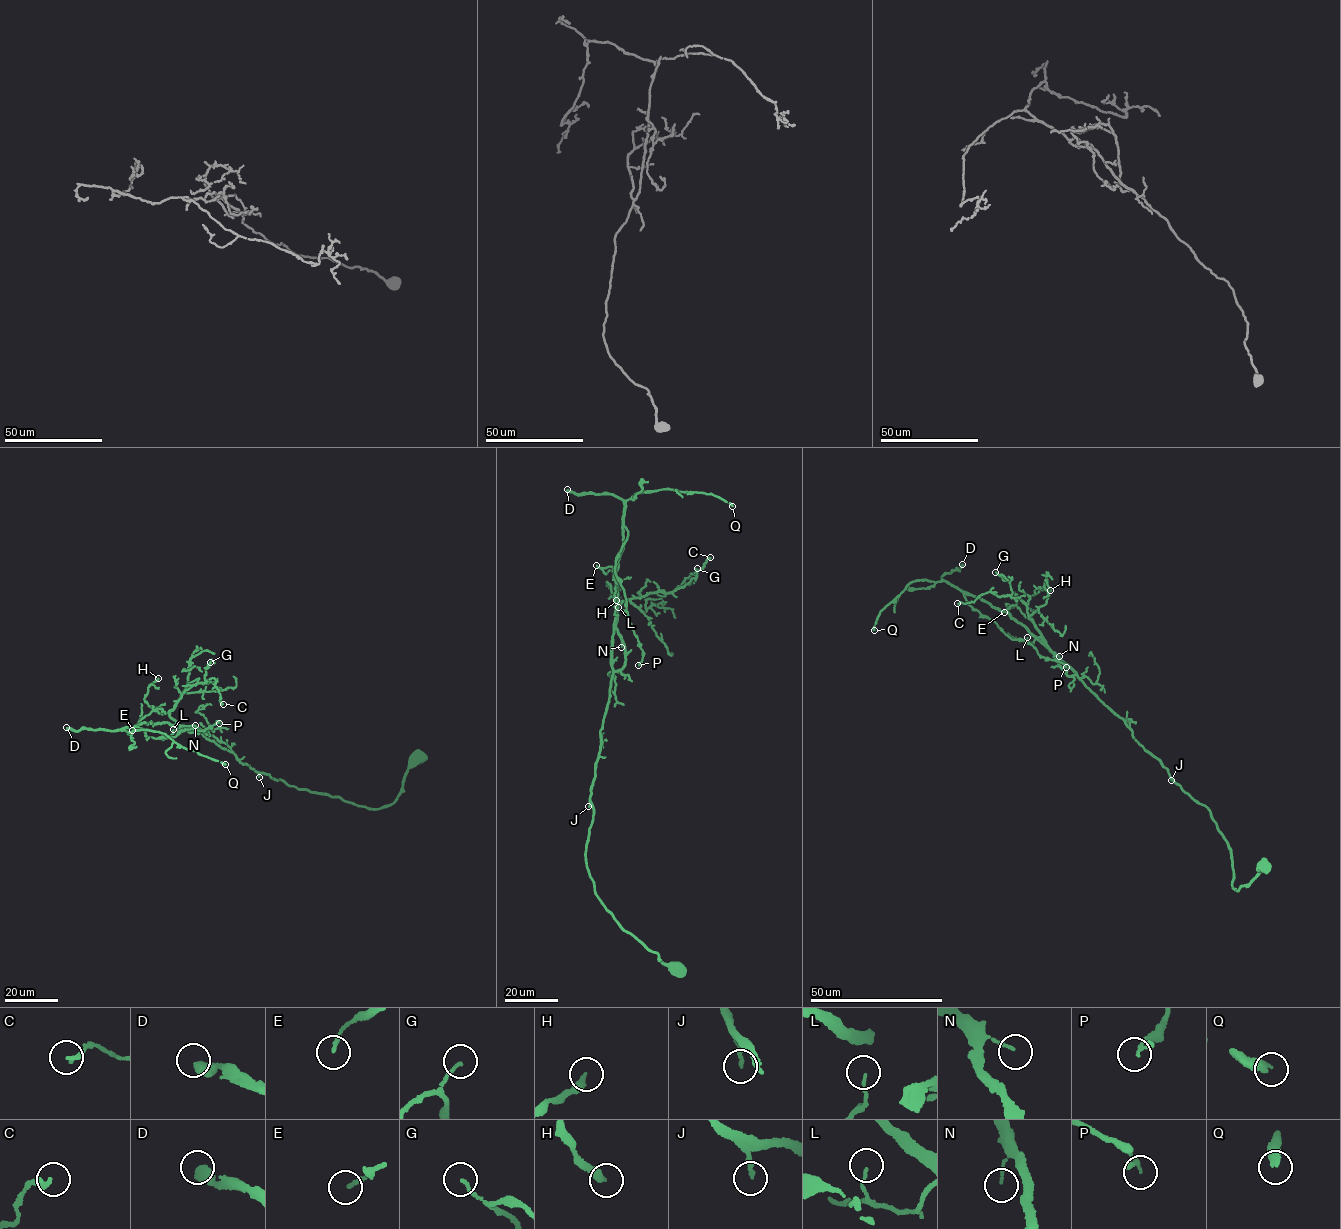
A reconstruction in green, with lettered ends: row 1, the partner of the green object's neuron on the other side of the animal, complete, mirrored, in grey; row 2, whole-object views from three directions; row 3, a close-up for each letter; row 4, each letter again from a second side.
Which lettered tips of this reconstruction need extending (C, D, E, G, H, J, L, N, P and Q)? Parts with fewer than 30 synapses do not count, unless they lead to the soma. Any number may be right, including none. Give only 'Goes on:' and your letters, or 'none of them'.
Goes on: D, Q

